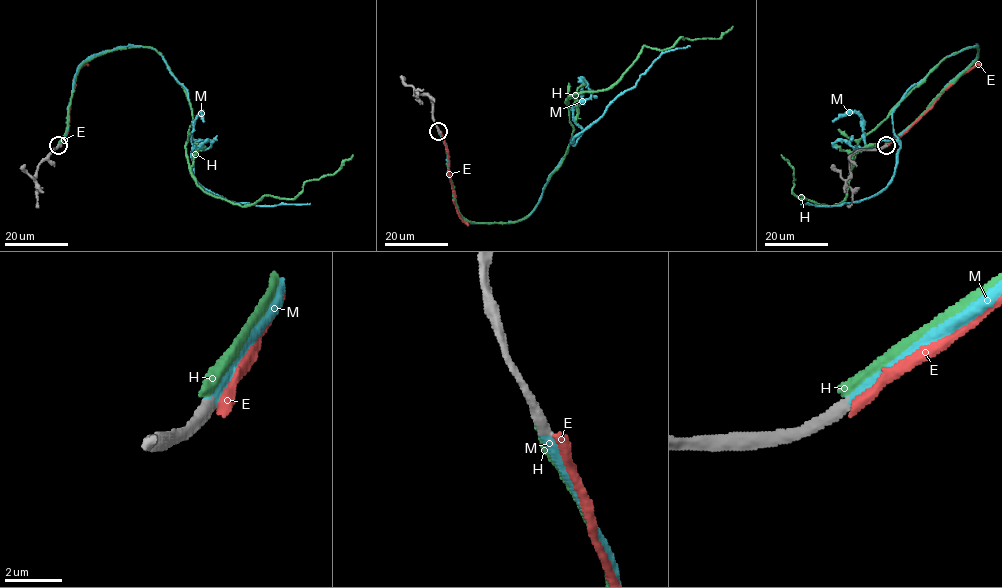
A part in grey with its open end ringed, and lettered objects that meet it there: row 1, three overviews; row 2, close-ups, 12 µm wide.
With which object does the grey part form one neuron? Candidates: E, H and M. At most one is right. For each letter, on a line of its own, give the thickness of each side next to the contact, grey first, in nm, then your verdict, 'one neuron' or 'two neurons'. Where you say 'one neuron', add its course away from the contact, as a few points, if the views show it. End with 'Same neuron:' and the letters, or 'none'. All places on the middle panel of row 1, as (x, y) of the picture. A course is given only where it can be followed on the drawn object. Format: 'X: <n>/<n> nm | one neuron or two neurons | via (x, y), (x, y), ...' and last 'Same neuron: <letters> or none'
E: 420/400 nm | two neurons
H: 440/440 nm | two neurons
M: 420/440 nm | one neuron | via (439, 131), (457, 212), (482, 223), (520, 221), (572, 137), (574, 145), (665, 52), (690, 46)
Same neuron: M

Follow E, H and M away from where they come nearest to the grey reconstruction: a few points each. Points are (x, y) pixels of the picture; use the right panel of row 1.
E: (887, 146), (908, 130), (943, 90), (981, 65)
H: (886, 144), (974, 62), (976, 46), (947, 56), (861, 138), (842, 201), (799, 198), (781, 154)
M: (886, 145), (976, 59), (976, 45), (946, 56), (892, 113), (900, 148), (887, 186), (860, 201), (801, 203)

